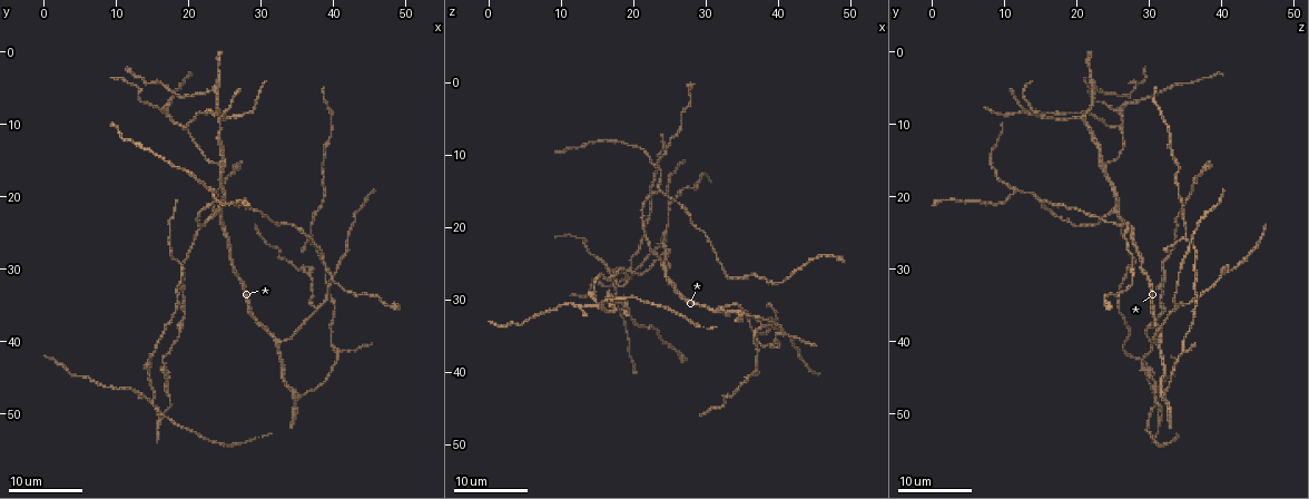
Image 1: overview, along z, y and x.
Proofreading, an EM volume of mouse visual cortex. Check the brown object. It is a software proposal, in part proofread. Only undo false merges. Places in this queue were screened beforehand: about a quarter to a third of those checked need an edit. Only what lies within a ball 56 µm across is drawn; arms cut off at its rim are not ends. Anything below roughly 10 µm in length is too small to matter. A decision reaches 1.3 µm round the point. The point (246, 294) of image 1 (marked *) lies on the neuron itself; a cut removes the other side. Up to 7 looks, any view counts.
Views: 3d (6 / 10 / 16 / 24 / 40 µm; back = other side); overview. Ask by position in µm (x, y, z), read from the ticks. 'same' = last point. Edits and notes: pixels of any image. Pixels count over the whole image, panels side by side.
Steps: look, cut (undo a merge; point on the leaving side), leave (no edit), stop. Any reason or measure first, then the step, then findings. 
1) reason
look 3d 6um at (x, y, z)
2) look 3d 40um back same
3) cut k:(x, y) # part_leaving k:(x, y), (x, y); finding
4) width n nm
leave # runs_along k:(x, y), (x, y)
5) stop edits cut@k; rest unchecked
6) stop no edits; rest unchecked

three-way junction
look 3d 24um at (32.5, 40.5, 31.0)

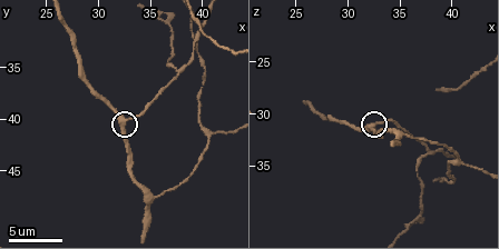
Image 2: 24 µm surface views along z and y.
closer look
look 3d 6um at (32.6, 40.2, 31.4)

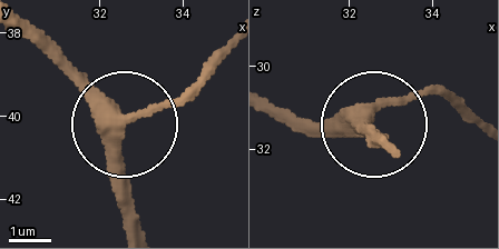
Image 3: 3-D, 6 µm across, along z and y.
leave # runs_along 3:(25, 28), (117, 120), (185, 99), (213, 75); one neuron here

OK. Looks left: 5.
branch point
look 3d 24um at (24.0, 21.0, 15.0)

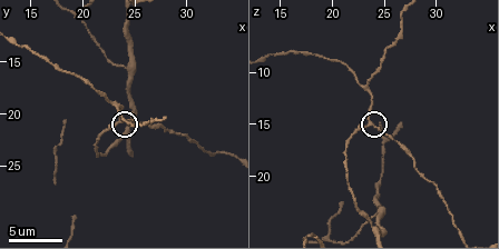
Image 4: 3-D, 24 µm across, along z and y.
look 3d 6um same

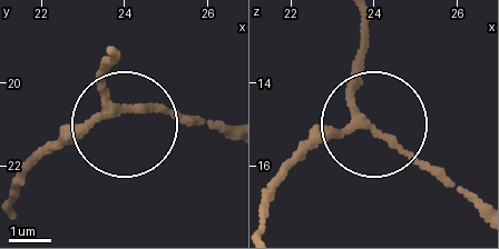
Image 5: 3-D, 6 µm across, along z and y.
arms 3
leave # runs_along 5:(270, 192), (313, 149), (369, 125), (355, 97), (365, 58); all the same neuron

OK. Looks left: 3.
three-way junction
look 3d 24um at (24.0, 15.5, 24.0)

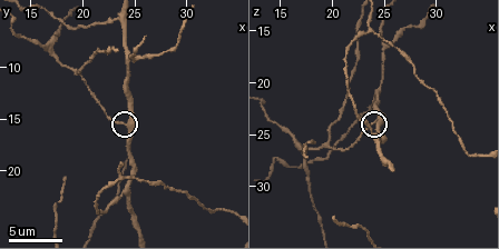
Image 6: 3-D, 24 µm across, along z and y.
look 3d 6um same

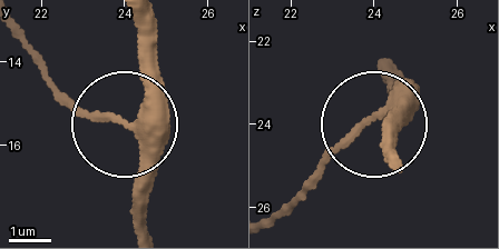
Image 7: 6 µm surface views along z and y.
arms 3
leave # one neuron here

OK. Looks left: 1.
stop no edits; rest unchecked

